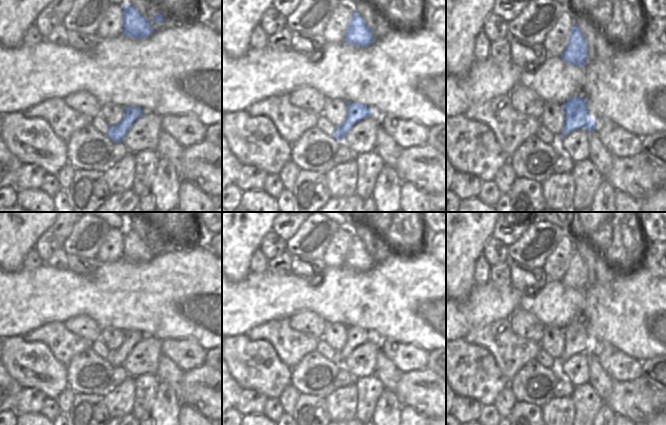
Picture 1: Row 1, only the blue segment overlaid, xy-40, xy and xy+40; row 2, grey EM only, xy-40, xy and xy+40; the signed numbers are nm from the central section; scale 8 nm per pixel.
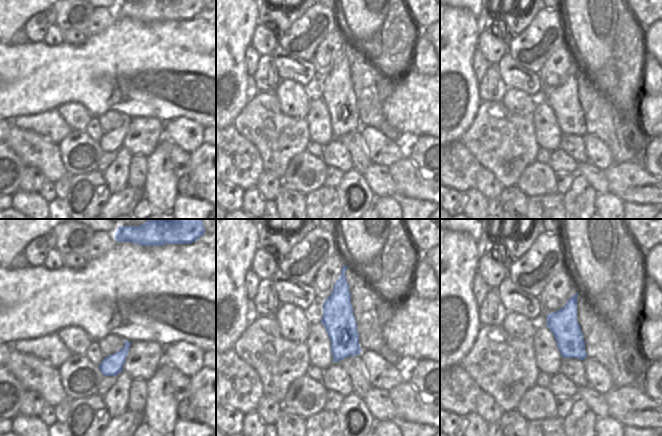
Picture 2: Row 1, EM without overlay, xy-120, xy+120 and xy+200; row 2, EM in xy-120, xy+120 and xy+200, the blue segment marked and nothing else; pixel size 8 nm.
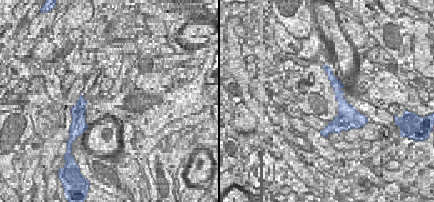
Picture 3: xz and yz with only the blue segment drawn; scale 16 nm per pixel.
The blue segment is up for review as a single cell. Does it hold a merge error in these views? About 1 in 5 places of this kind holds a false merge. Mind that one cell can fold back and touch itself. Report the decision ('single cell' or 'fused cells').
single cell

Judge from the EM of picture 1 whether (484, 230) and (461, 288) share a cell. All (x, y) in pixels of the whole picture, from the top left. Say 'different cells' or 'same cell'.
same cell

